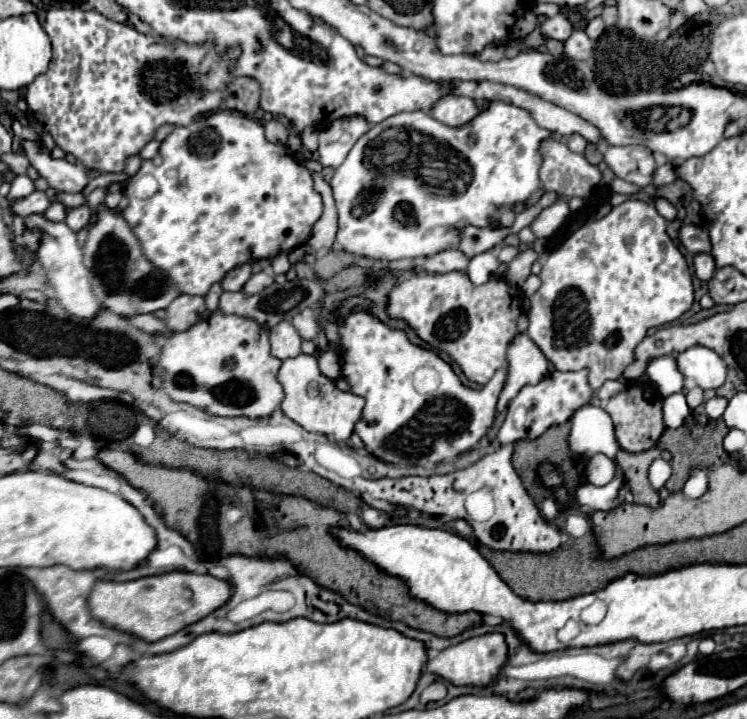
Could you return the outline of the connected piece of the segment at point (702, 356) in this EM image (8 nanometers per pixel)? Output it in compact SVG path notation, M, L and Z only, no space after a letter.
M693 346L677 354L677 364L679 372L703 390L717 390L727 378L725 360L705 346Z

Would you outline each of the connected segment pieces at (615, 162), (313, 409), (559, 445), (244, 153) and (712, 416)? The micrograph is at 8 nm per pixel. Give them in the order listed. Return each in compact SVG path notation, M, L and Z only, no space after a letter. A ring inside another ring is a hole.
M641 144L609 146L605 148L605 162L615 176L639 186L651 184L657 168L653 152L649 152L649 148L641 148Z
M299 354L297 358L285 360L279 370L279 382L285 388L285 400L281 404L285 416L289 416L309 432L319 432L325 436L333 434L337 442L347 442L351 438L355 424L361 420L361 408L365 400L351 392L339 390L331 378L321 374L315 356Z
M565 422L559 426L551 426L543 436L535 440L523 440L515 444L513 466L517 474L523 478L527 490L537 488L535 470L541 462L553 462L555 466L563 468L571 492L581 484L585 472L581 462L577 462L577 456L569 450L567 442L569 432L571 432L571 422Z
M223 110L223 112L215 112L211 116L199 118L197 122L193 122L193 124L189 124L185 128L175 128L171 132L171 136L167 136L161 142L159 156L155 160L143 160L141 170L129 179L129 186L127 186L127 208L123 212L123 218L133 228L135 236L141 240L141 248L145 252L145 258L149 262L153 262L157 268L165 270L167 276L179 286L179 290L183 294L205 296L205 292L209 292L209 288L215 282L221 282L223 276L231 268L235 268L239 264L245 264L245 262L255 262L255 260L261 260L261 258L275 258L275 254L281 254L281 252L289 254L291 250L295 250L297 246L303 246L309 240L311 228L319 220L319 216L323 212L321 196L313 190L313 178L311 178L309 170L303 164L299 164L295 158L291 158L289 154L285 154L283 150L287 150L287 148L281 146L281 144L273 144L273 142L269 142L265 138L263 126L257 120L247 118L247 116L239 114L239 112Z
M715 396L705 402L705 414L709 416L709 420L719 420L723 416L725 408L727 408L727 400L721 396Z

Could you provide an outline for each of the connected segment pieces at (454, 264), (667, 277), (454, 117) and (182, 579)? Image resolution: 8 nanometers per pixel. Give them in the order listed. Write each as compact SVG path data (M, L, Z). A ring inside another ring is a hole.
M443 250L431 258L425 258L421 262L423 270L429 274L445 274L445 272L465 272L469 266L469 256L465 256L461 250Z
M625 200L607 216L591 219L573 232L559 250L551 252L541 268L541 288L531 296L529 338L541 348L555 370L589 370L589 384L597 390L607 380L617 380L633 362L637 344L649 328L677 320L693 304L691 270L675 242L667 234L667 220L653 204Z
M445 94L441 100L437 100L431 108L431 116L447 126L463 126L469 122L473 116L477 116L477 106L473 100L465 96L455 96L455 94Z
M169 572L159 576L147 576L131 582L97 582L91 596L89 608L93 618L101 624L129 632L147 642L161 640L181 628L195 624L197 620L209 616L213 610L223 606L231 598L231 586L225 580L213 578L209 574L189 574L189 572ZM183 590L191 590L191 598L185 600Z

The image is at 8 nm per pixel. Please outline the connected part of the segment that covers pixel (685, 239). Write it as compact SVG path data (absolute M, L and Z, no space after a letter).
M683 224L683 228L679 230L679 238L681 244L685 246L685 250L689 250L691 254L709 254L711 252L711 244L709 244L709 234L703 226L695 226L695 224Z

